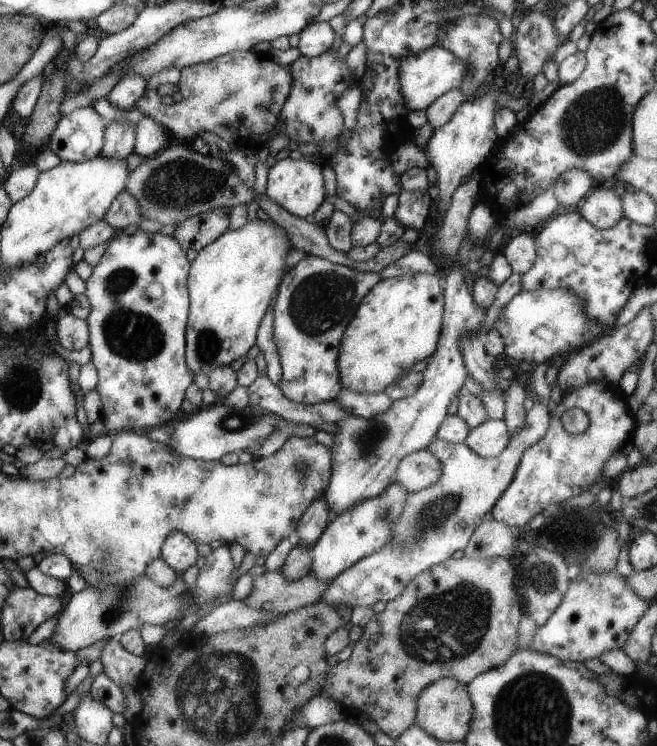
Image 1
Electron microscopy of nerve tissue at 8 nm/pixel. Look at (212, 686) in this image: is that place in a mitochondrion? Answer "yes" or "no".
yes

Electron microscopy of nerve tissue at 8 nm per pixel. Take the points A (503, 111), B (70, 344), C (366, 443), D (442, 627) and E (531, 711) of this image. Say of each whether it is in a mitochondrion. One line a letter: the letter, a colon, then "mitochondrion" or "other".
A: other
B: other
C: mitochondrion
D: mitochondrion
E: mitochondrion

